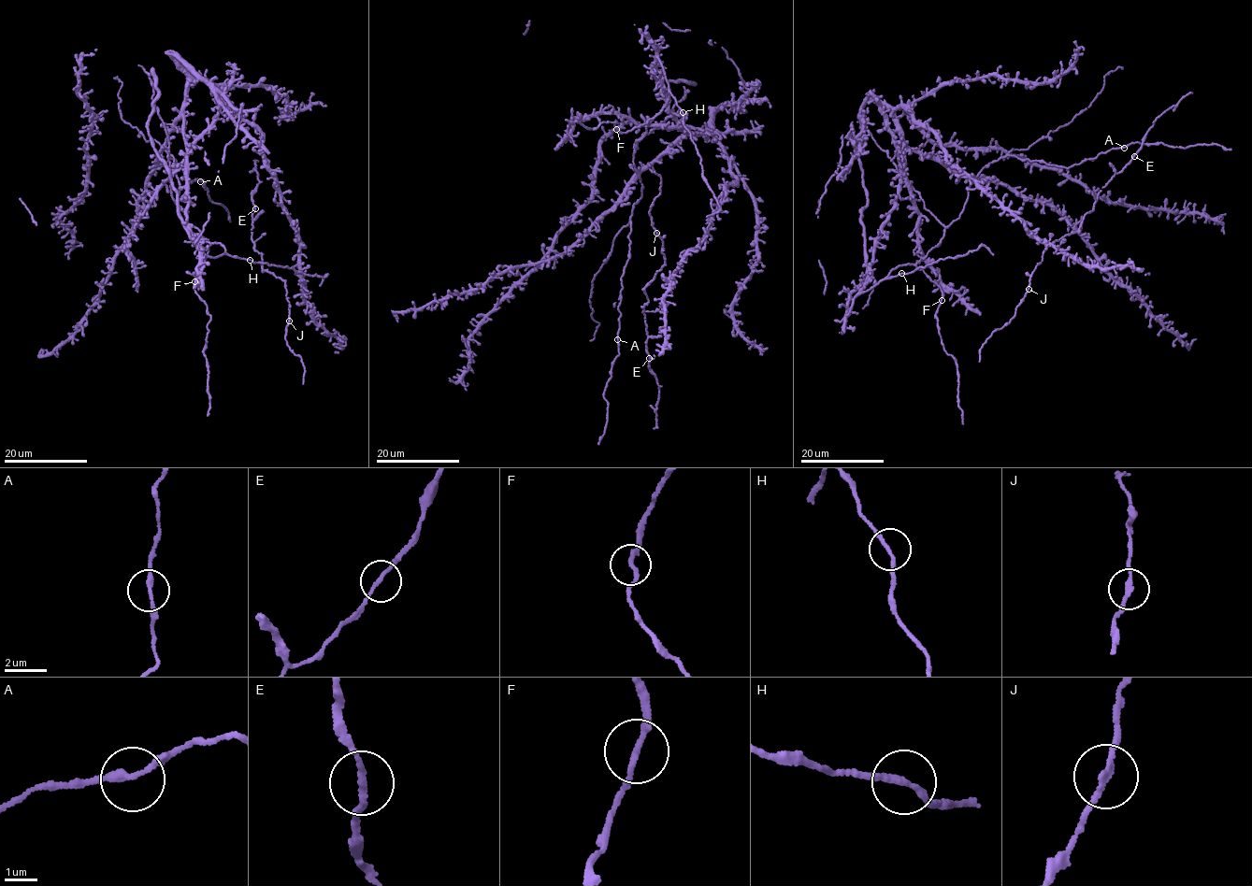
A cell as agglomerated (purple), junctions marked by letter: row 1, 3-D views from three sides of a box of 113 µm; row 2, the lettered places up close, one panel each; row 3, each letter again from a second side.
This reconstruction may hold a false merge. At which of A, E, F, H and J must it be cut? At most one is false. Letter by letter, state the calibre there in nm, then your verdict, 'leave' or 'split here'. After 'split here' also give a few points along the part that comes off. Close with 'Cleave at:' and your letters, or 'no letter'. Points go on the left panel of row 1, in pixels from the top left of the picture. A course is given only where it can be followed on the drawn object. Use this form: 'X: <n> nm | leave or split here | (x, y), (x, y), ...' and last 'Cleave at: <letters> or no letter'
A: 200 nm | leave
E: 170 nm | leave
F: 180 nm | leave
H: 180 nm | leave
J: 180 nm | leave
Cleave at: no letter

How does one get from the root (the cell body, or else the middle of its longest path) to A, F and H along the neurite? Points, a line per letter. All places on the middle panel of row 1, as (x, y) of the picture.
A: (696, 135), (679, 123), (663, 124), (642, 135), (633, 148), (642, 187), (630, 219), (617, 339)
F: (696, 135), (679, 123), (663, 124), (640, 136), (635, 149), (653, 119), (626, 133), (616, 129)
H: (696, 135), (691, 135), (678, 126), (667, 109), (666, 92), (651, 67), (657, 58), (669, 92), (683, 112)

